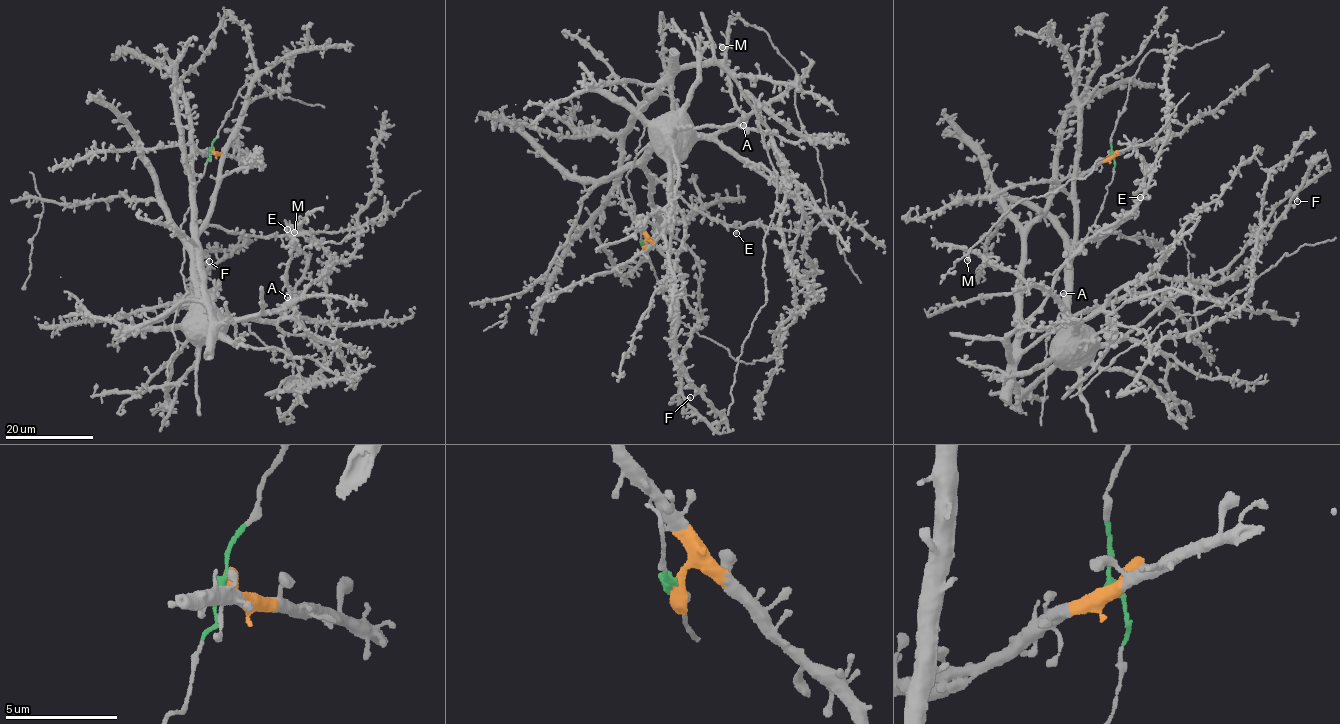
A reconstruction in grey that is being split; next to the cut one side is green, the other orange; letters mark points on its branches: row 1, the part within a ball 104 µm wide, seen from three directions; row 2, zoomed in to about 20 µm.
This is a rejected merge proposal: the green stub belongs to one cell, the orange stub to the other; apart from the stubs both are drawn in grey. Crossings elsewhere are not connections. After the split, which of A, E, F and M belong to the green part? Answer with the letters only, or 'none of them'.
A, E, F, M

